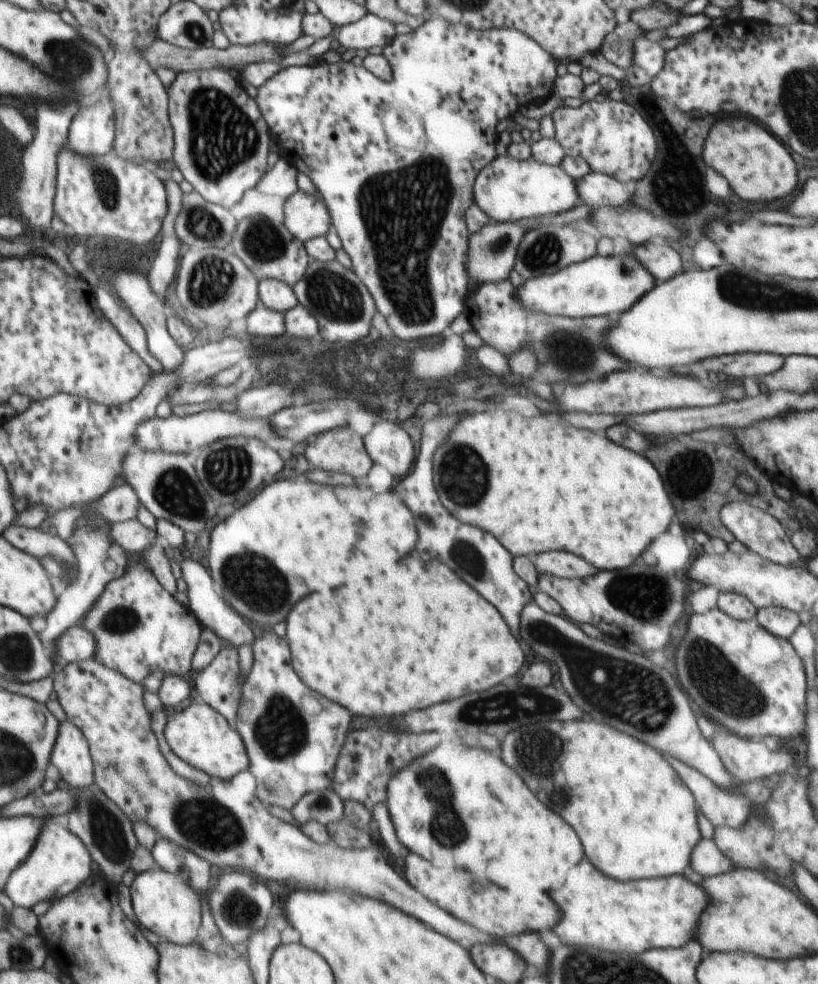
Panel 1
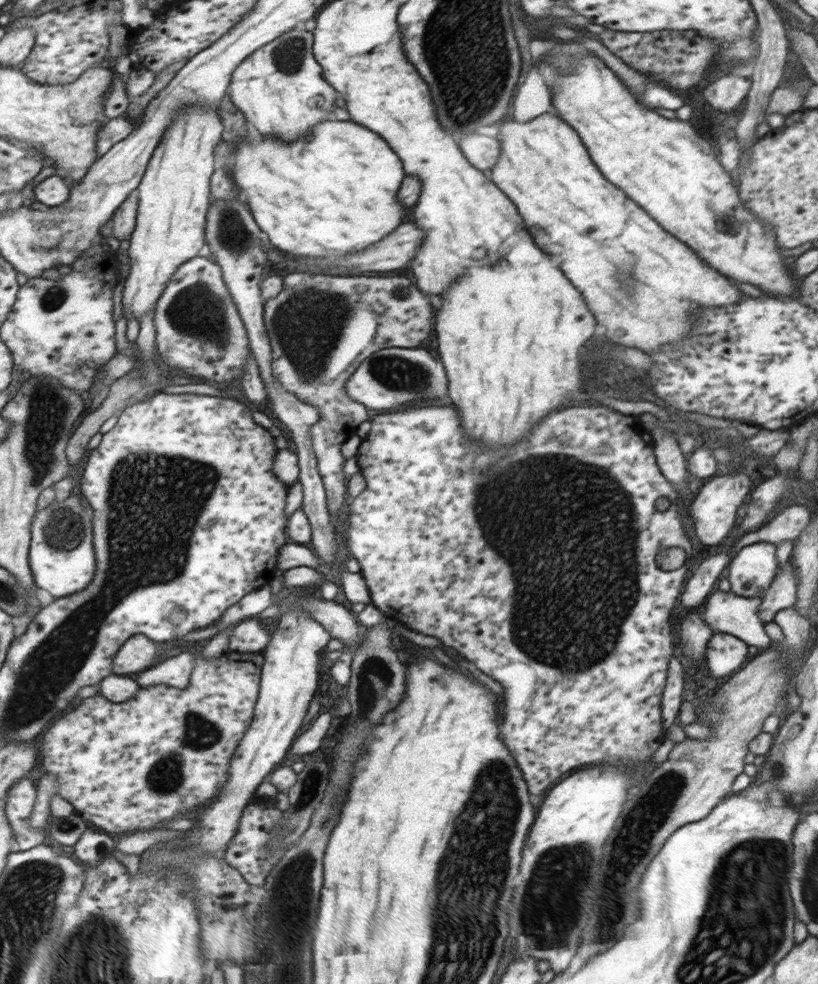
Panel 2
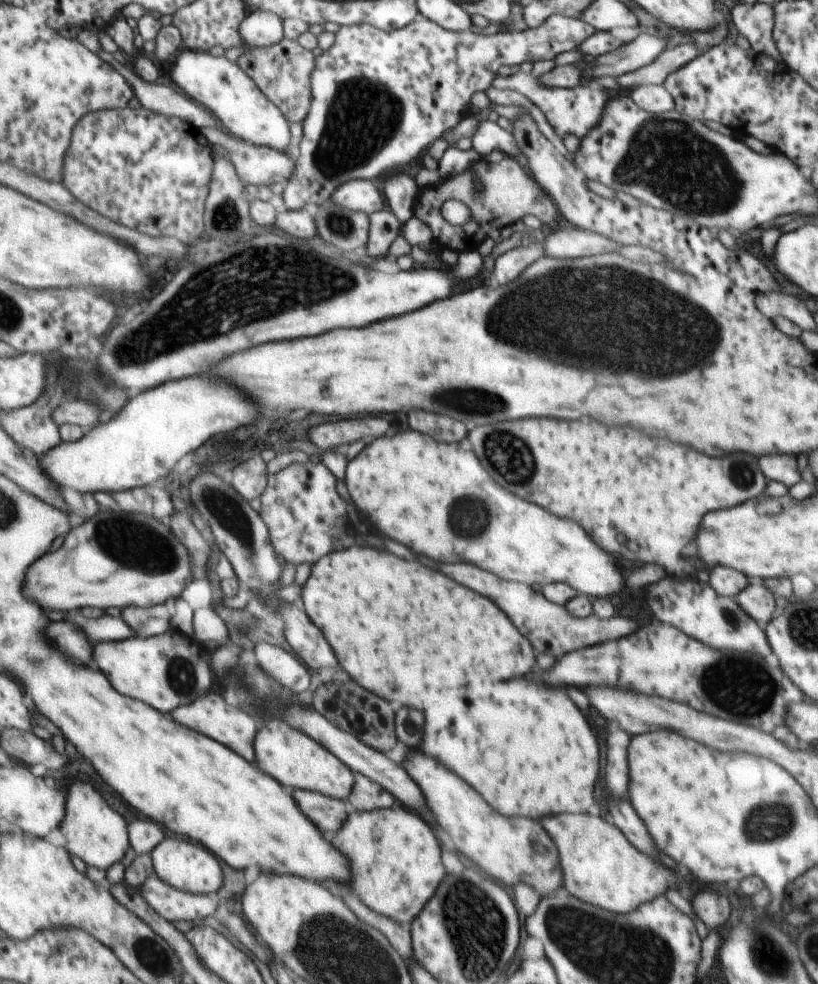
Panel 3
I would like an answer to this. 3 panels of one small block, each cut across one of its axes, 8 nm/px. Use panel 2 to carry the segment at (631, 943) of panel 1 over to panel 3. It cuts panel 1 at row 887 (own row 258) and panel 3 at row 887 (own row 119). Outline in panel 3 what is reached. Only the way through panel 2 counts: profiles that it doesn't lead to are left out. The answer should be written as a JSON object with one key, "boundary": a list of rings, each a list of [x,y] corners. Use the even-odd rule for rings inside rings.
{"boundary":[[[408,748],[404,756],[406,772],[422,790],[426,804],[442,820],[444,832],[449,834],[457,852],[478,864],[494,880],[506,886],[528,884],[540,898],[552,896],[563,888],[560,854],[556,844],[540,822],[518,816],[502,816],[484,800],[475,788],[470,788],[461,776],[442,766],[438,760]]]}

